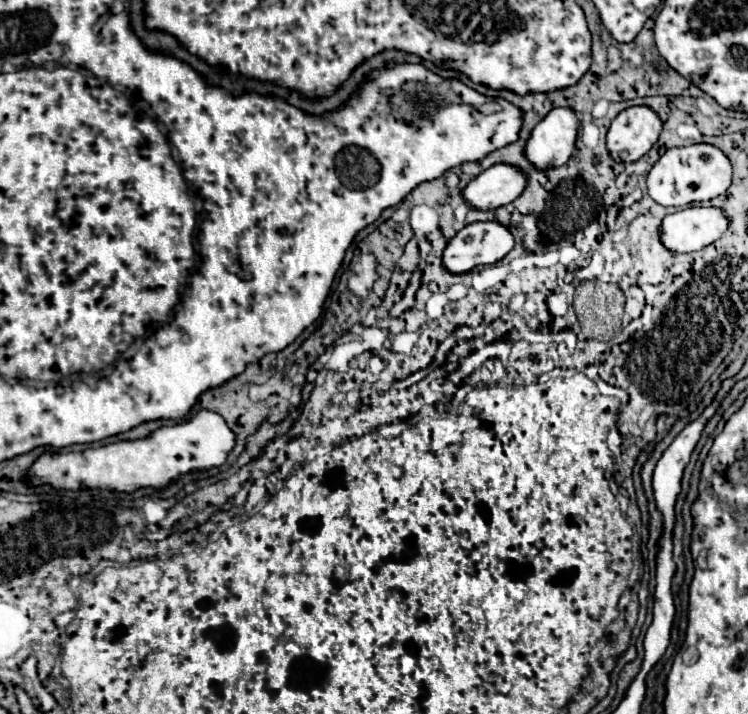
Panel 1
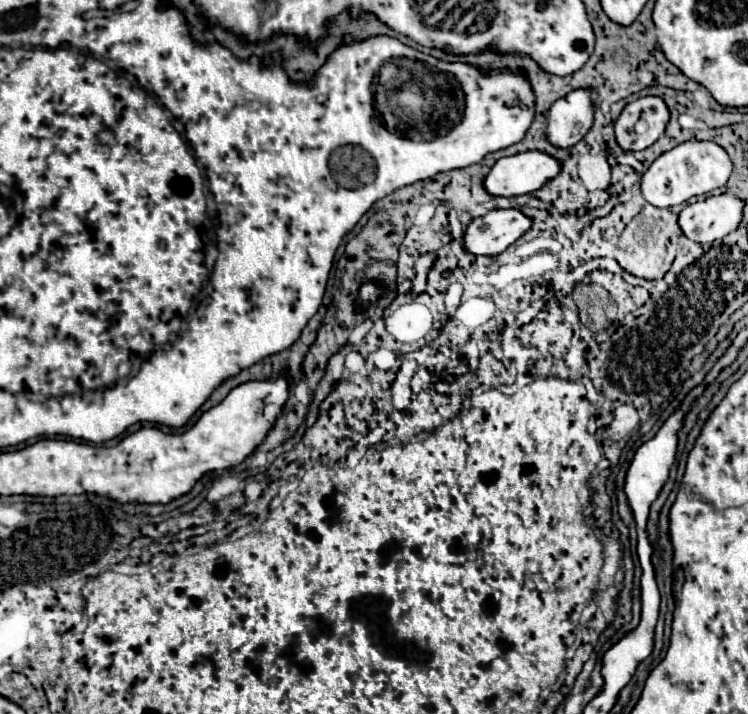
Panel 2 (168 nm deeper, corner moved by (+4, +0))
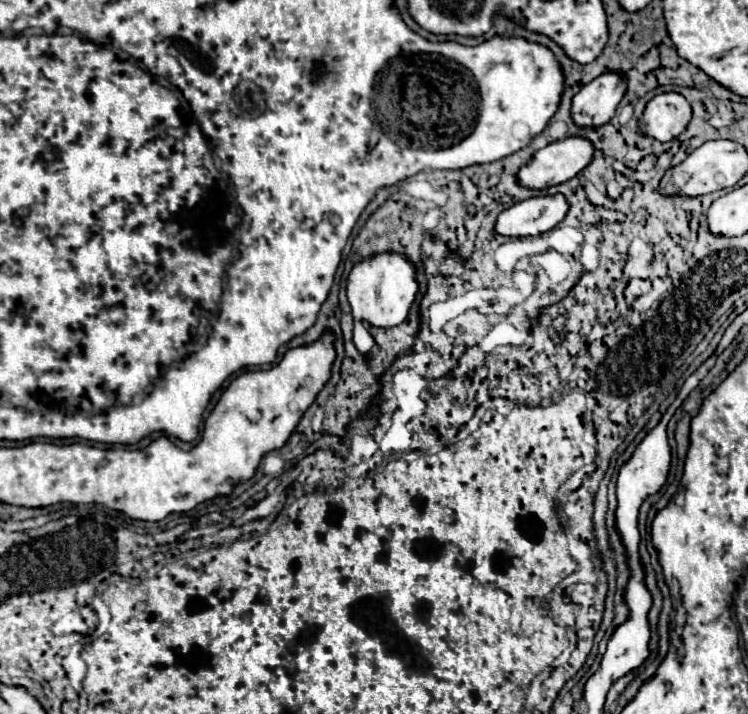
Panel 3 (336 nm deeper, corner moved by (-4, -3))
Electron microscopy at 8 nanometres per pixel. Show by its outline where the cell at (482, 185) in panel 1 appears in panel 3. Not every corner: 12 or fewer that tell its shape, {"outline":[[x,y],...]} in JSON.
{"outline":[[584,138],[538,150],[518,184],[544,190],[574,178],[592,160]]}

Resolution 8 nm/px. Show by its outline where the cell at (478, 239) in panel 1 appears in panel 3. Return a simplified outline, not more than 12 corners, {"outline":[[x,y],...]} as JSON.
{"outline":[[562,194],[528,198],[500,212],[494,232],[538,236],[566,216]]}

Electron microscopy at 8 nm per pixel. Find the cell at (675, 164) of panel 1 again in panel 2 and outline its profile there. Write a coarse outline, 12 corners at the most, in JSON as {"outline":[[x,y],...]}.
{"outline":[[686,141],[642,177],[642,195],[670,207],[724,187],[728,153]]}

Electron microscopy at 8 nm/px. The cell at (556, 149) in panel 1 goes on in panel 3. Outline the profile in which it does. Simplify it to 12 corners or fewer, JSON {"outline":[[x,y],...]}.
{"outline":[[608,72],[574,96],[570,116],[580,128],[610,122],[626,78]]}

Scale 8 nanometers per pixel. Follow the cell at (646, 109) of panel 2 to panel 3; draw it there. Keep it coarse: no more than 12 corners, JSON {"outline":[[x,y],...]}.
{"outline":[[658,94],[642,112],[640,132],[670,142],[686,128],[682,94]]}

